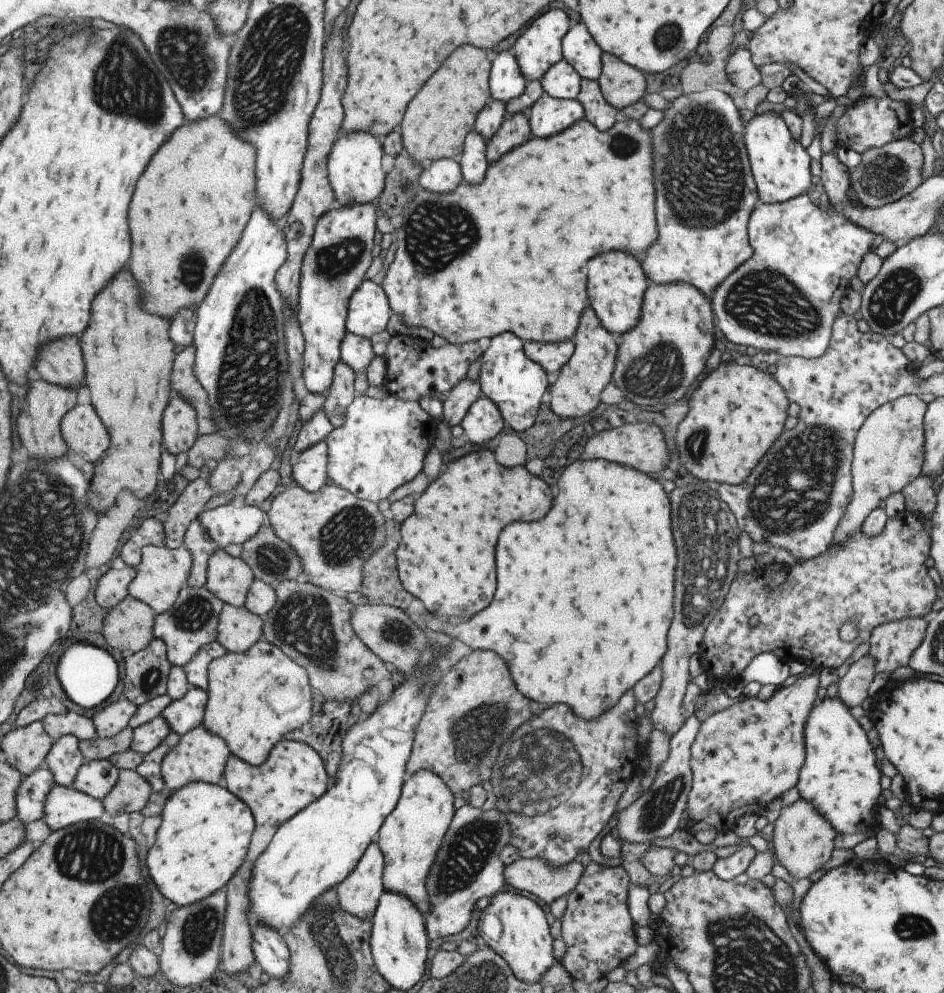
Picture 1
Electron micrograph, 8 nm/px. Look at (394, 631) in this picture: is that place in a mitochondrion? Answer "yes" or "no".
yes

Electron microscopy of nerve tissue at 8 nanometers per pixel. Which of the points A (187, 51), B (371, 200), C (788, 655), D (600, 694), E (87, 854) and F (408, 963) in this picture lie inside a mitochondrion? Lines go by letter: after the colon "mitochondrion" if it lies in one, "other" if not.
A: mitochondrion
B: other
C: other
D: other
E: mitochondrion
F: other

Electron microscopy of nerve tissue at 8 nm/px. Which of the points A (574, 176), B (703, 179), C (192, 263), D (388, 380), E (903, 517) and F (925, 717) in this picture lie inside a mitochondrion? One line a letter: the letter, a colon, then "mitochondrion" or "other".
A: other
B: mitochondrion
C: mitochondrion
D: other
E: other
F: other

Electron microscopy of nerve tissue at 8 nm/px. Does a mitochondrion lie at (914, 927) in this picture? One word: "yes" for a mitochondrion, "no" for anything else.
yes

